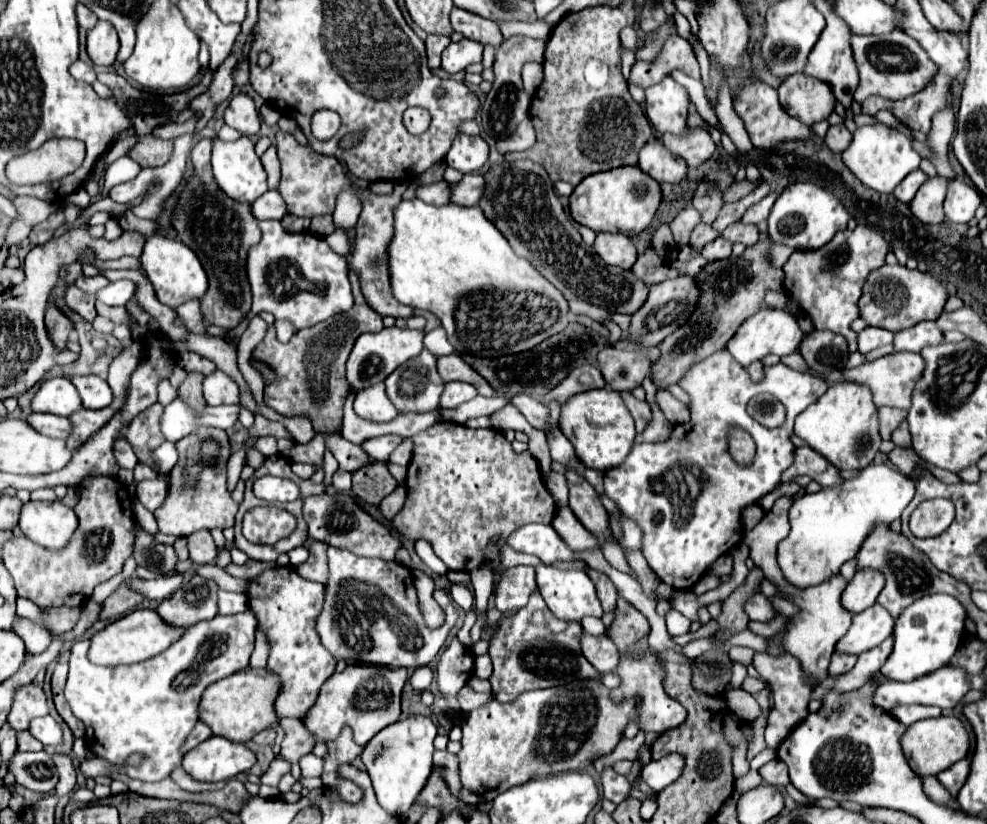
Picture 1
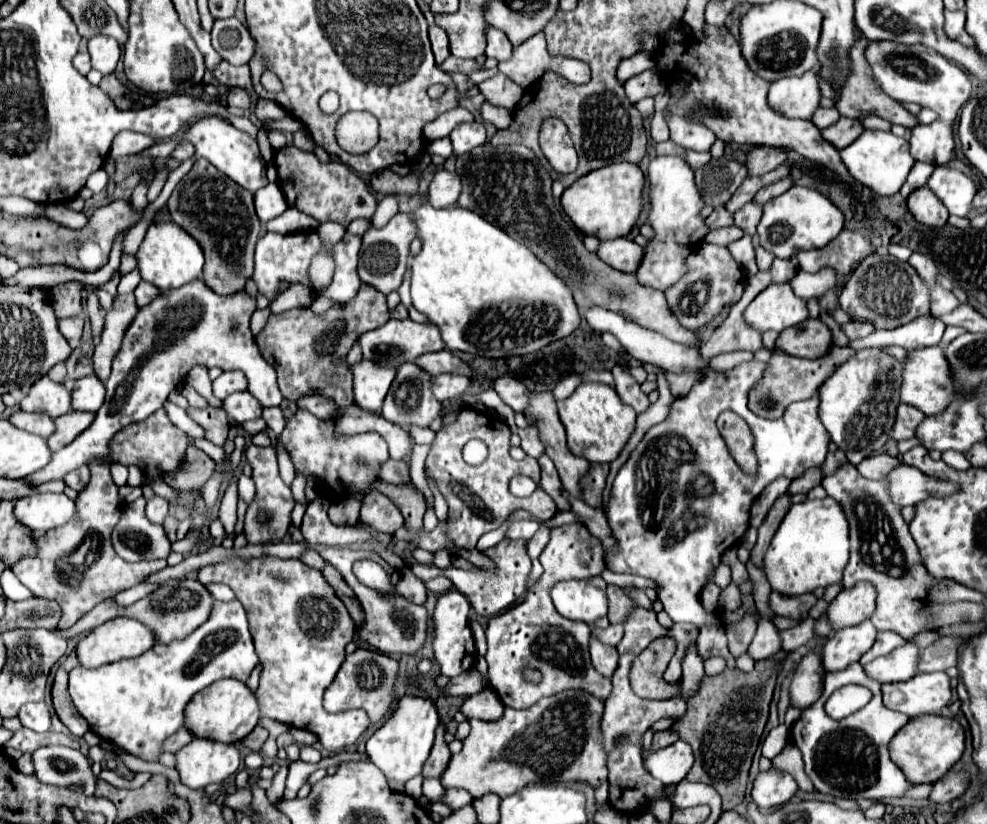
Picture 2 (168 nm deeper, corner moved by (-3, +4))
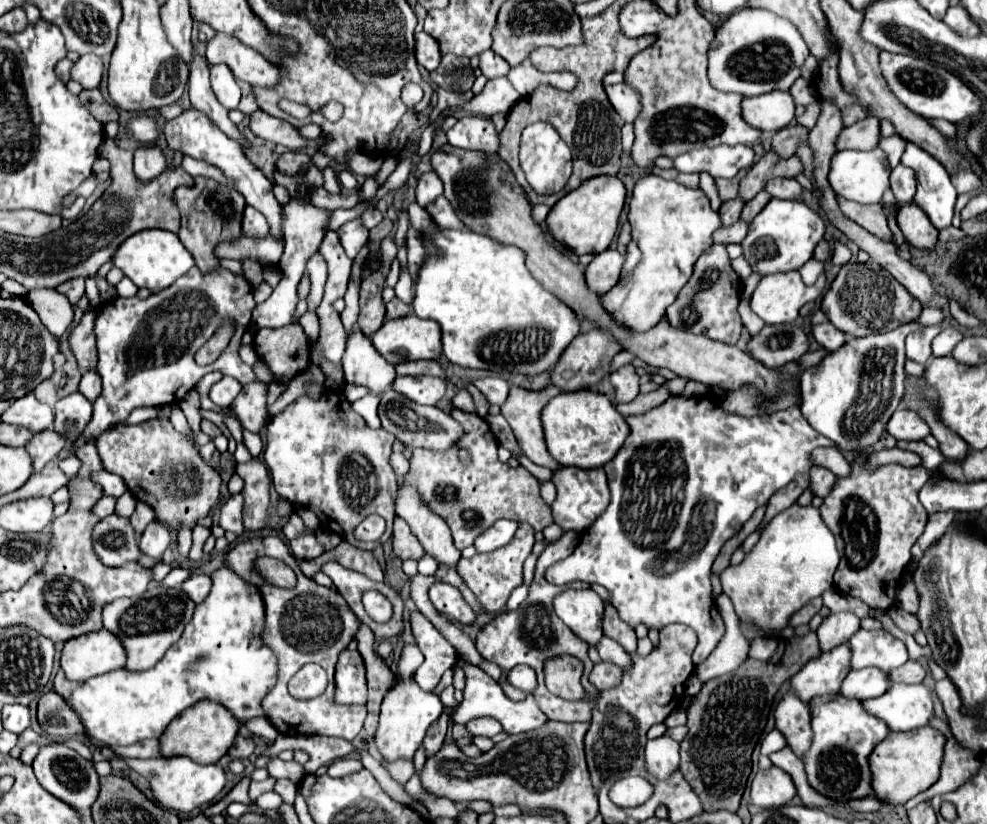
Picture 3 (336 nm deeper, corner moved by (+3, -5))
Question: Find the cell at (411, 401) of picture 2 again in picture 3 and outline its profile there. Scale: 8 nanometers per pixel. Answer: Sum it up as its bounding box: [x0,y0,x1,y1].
[379,390,463,450]

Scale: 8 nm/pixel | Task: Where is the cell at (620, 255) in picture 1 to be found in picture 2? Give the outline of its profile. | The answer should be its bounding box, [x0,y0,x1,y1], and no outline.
[597,237,645,273]

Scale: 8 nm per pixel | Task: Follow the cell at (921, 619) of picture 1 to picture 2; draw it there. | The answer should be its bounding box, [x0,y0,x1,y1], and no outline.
[865,641,921,683]

